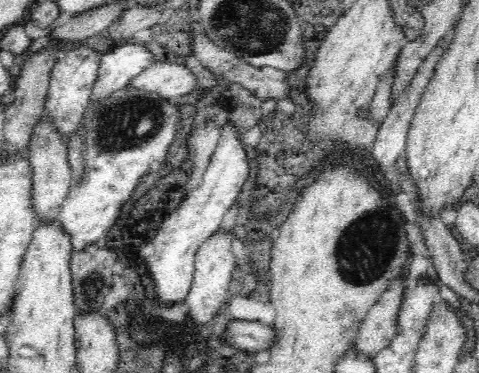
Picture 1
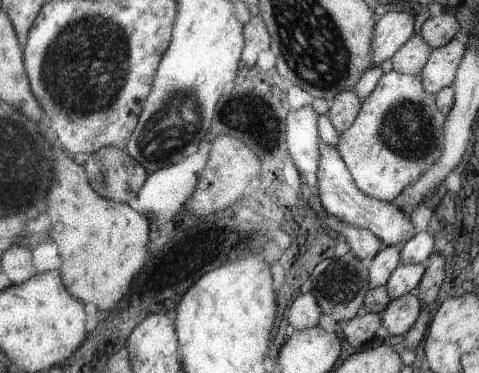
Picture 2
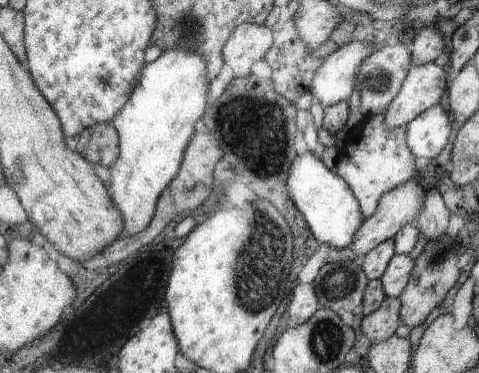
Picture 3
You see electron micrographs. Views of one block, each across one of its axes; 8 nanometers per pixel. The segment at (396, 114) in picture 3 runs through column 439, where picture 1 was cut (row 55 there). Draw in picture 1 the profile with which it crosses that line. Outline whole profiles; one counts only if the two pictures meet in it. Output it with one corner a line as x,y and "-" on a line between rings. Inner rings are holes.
78,44
74,50
70,50
66,54
64,60
60,60
50,76
50,90
48,90
48,98
46,98
46,106
44,106
44,114
52,114
54,116
54,124
56,130
66,138
70,134
74,134
76,130
80,130
80,120
84,116
86,106
90,104
92,98
92,90
94,84
98,80
98,70
100,70
100,62
102,56
98,52
94,52
90,46
82,46

